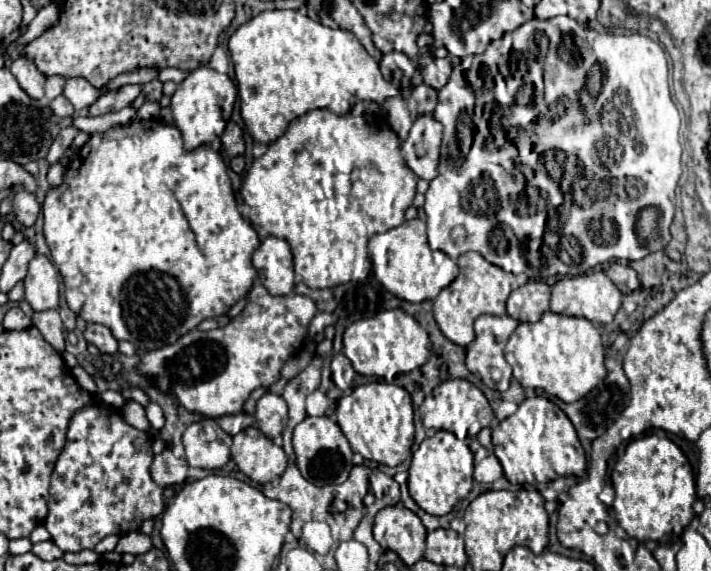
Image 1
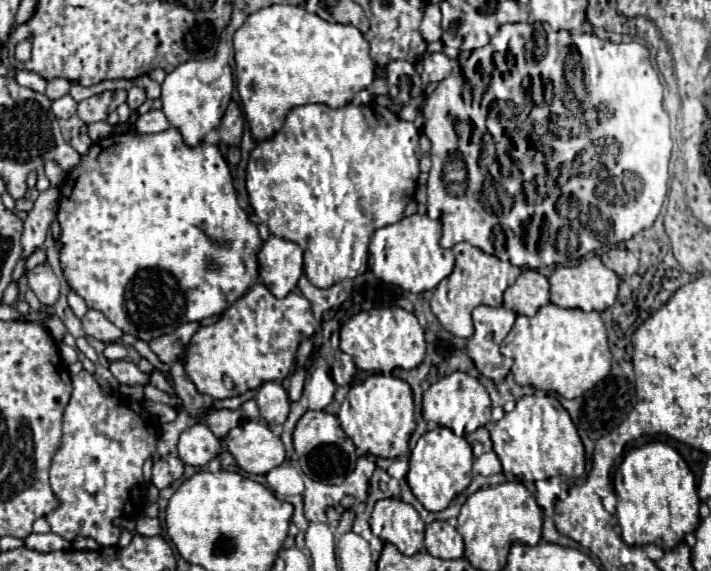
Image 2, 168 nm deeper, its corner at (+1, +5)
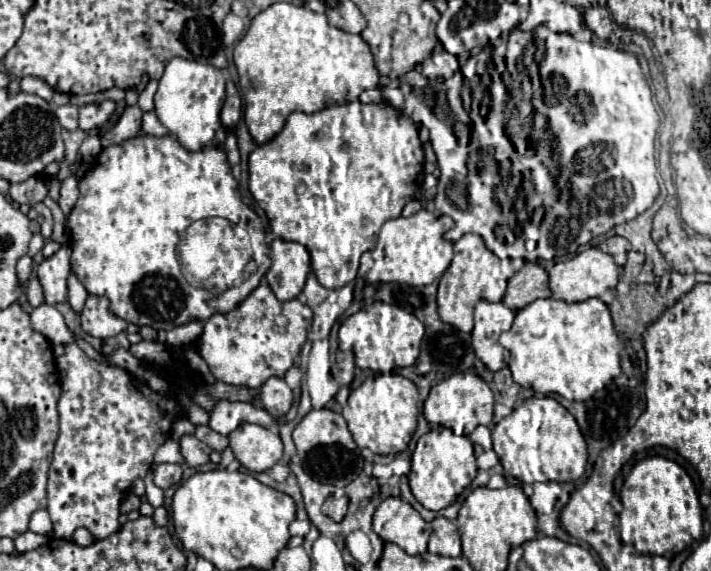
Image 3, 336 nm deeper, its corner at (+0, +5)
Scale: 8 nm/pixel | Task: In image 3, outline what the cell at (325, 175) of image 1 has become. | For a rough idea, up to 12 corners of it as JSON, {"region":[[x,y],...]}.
{"region":[[387,103],[291,113],[248,159],[273,233],[357,277],[423,183]]}

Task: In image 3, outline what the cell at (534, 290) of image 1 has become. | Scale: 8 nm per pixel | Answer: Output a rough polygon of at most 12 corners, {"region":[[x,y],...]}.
{"region":[[525,263],[511,279],[503,303],[519,311],[551,297],[549,275]]}

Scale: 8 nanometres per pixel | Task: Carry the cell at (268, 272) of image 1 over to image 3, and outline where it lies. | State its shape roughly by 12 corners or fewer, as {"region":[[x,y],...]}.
{"region":[[271,241],[265,275],[279,301],[295,299],[309,275],[309,251]]}

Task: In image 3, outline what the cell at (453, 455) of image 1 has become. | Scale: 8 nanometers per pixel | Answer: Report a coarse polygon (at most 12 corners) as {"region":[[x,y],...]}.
{"region":[[433,427],[413,451],[409,486],[441,511],[477,475],[467,435]]}

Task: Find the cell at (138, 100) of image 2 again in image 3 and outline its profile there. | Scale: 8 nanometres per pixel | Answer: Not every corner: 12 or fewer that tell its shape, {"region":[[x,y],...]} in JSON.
{"region":[[127,107],[117,125],[101,137],[103,147],[139,135],[141,113]]}

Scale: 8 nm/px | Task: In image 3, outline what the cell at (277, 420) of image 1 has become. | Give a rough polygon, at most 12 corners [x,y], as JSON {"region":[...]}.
{"region":[[279,377],[259,389],[261,405],[275,419],[285,417],[293,393]]}

